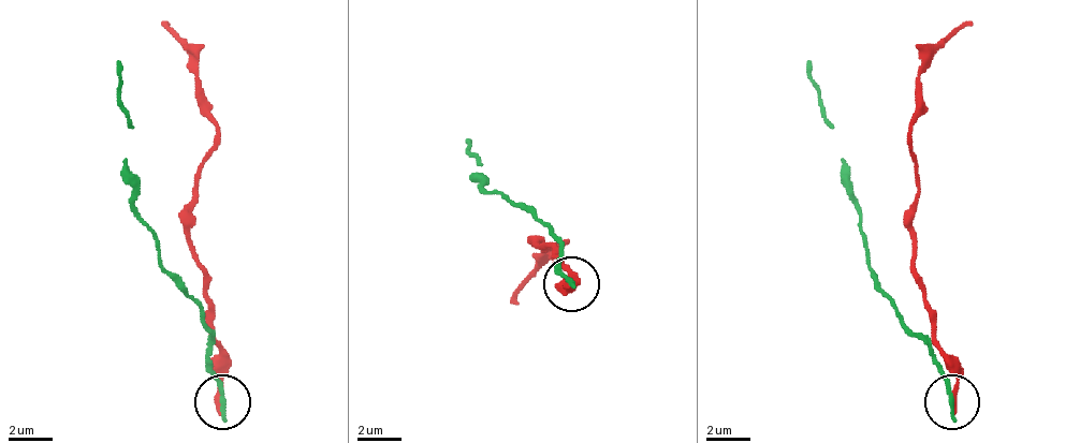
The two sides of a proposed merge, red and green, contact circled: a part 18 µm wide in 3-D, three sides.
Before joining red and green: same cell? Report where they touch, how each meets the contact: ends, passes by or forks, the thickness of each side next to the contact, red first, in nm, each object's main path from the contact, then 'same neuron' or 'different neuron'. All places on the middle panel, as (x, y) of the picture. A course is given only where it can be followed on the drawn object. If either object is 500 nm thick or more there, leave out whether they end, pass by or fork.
at (571, 284); red ends there; green ends there; 280 nm thick on the red side, 240 nm on the other; red runs (570, 285), (565, 268), (537, 241), (542, 252), (565, 241), (548, 252), (509, 301); green runs (570, 285), (559, 268), (559, 241), (509, 196), (476, 180), (465, 142); different neuron

